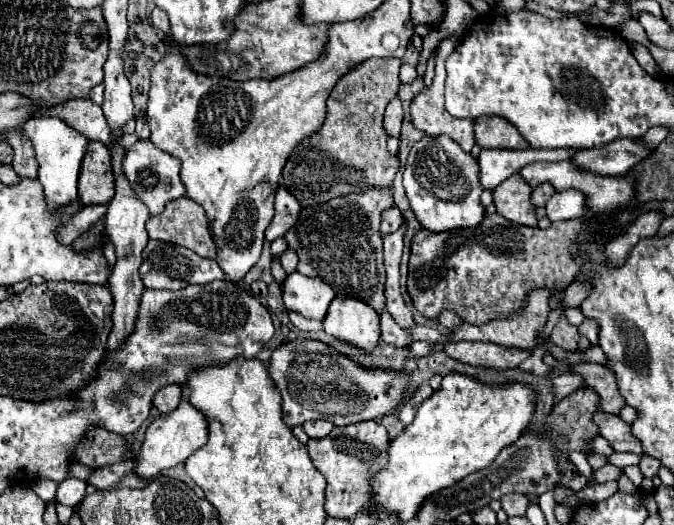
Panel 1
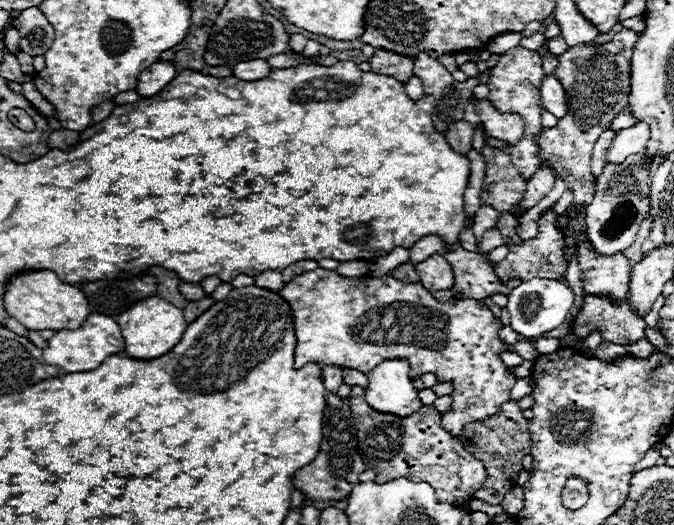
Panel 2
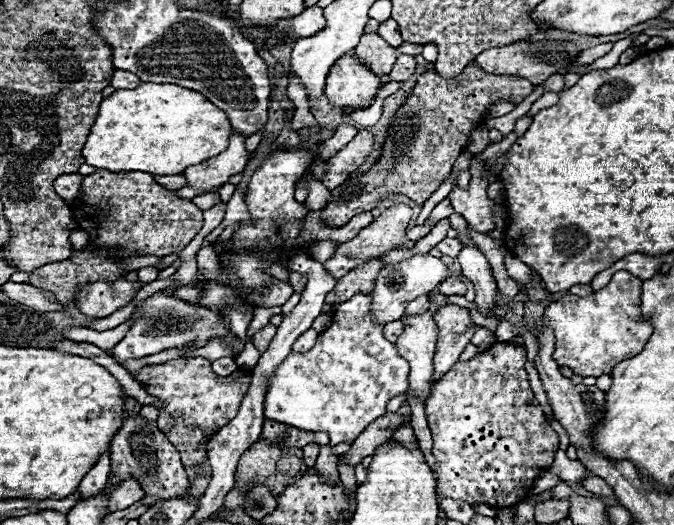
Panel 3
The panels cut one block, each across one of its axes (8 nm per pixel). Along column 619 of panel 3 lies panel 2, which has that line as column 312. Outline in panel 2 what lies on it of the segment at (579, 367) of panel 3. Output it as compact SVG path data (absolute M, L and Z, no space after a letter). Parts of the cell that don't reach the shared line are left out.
M316 268L314 272L306 272L292 282L284 284L280 296L288 300L294 318L294 332L296 332L296 352L294 352L294 368L302 368L308 362L314 364L336 364L342 368L356 368L364 374L372 372L380 360L402 358L410 362L412 376L422 374L436 374L438 382L452 382L452 406L448 412L442 414L442 426L452 432L452 438L458 438L464 430L464 424L472 420L486 420L500 412L500 404L510 400L510 390L516 384L516 376L508 372L500 354L504 350L514 350L512 344L500 340L498 330L502 322L494 318L492 310L486 308L480 300L464 298L464 300L448 300L438 302L430 290L422 284L404 284L392 276L370 278L344 278L334 270Z

